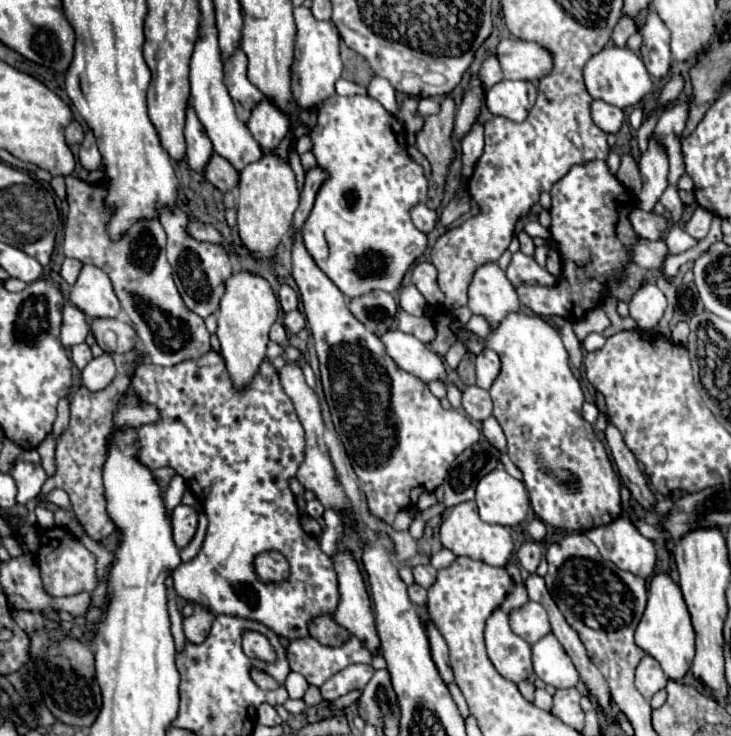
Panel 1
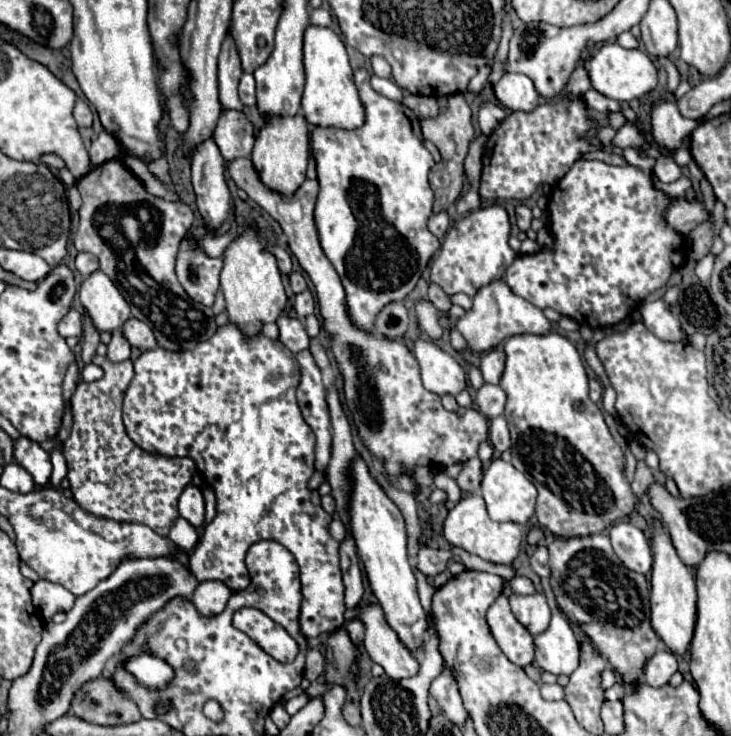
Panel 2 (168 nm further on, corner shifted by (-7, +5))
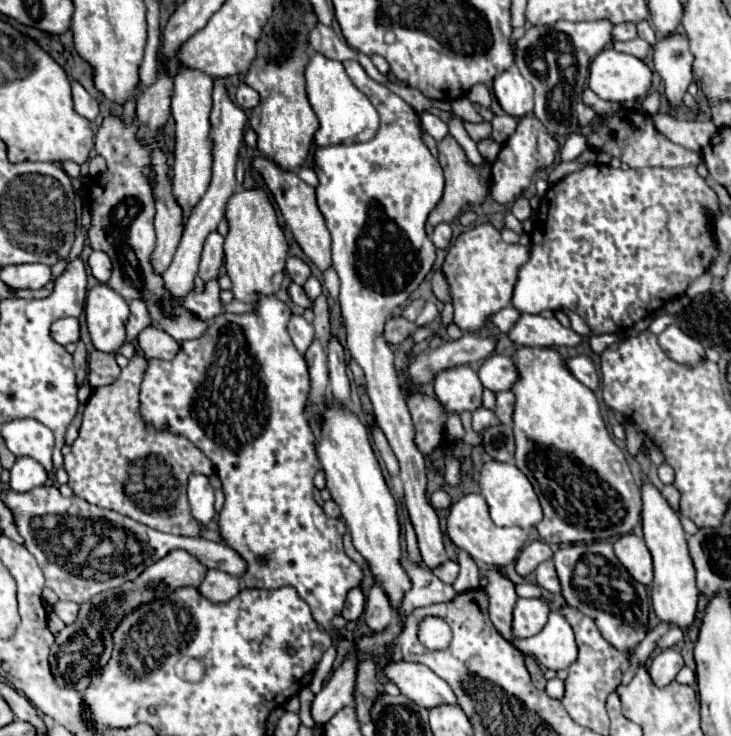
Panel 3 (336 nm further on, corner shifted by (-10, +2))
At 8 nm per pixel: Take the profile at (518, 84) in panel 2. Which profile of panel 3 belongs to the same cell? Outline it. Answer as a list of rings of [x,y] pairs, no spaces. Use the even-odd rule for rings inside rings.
[[[516,67],[506,69],[498,77],[494,77],[494,95],[502,109],[512,117],[530,115],[534,109],[534,89],[530,81],[526,81]]]

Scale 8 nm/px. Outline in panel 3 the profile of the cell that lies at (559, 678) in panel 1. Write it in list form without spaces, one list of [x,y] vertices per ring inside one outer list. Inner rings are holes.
[[[558,611],[550,613],[546,627],[538,635],[516,639],[514,647],[518,647],[526,655],[534,655],[540,665],[554,671],[568,669],[578,655],[574,631]]]

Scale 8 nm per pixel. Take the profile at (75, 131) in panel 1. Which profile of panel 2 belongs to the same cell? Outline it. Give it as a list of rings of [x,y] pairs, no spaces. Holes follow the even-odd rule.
[[[77,100],[75,108],[73,108],[73,116],[81,128],[89,128],[93,124],[93,112],[89,110],[89,106],[83,100]]]

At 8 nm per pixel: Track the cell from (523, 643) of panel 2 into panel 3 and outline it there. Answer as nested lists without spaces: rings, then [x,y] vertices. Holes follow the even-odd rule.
[[[486,571],[486,577],[490,579],[488,585],[484,587],[484,591],[490,597],[490,605],[488,605],[490,621],[494,623],[494,627],[498,629],[498,633],[504,639],[514,641],[512,609],[518,599],[518,595],[514,591],[514,583],[510,579],[506,579],[504,575],[500,575],[498,571]]]

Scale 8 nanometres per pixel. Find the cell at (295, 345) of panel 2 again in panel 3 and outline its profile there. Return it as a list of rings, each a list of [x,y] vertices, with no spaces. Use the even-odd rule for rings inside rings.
[[[292,315],[290,317],[290,321],[288,321],[288,333],[292,337],[294,347],[300,353],[306,353],[306,349],[314,341],[314,327],[302,315]]]

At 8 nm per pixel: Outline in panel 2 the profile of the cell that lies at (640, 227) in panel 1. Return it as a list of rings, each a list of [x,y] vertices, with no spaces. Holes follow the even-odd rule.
[[[675,198],[665,212],[665,218],[667,218],[669,226],[675,228],[677,232],[689,234],[695,226],[699,226],[701,222],[707,222],[713,216],[705,210],[703,202],[691,204],[685,198]]]

